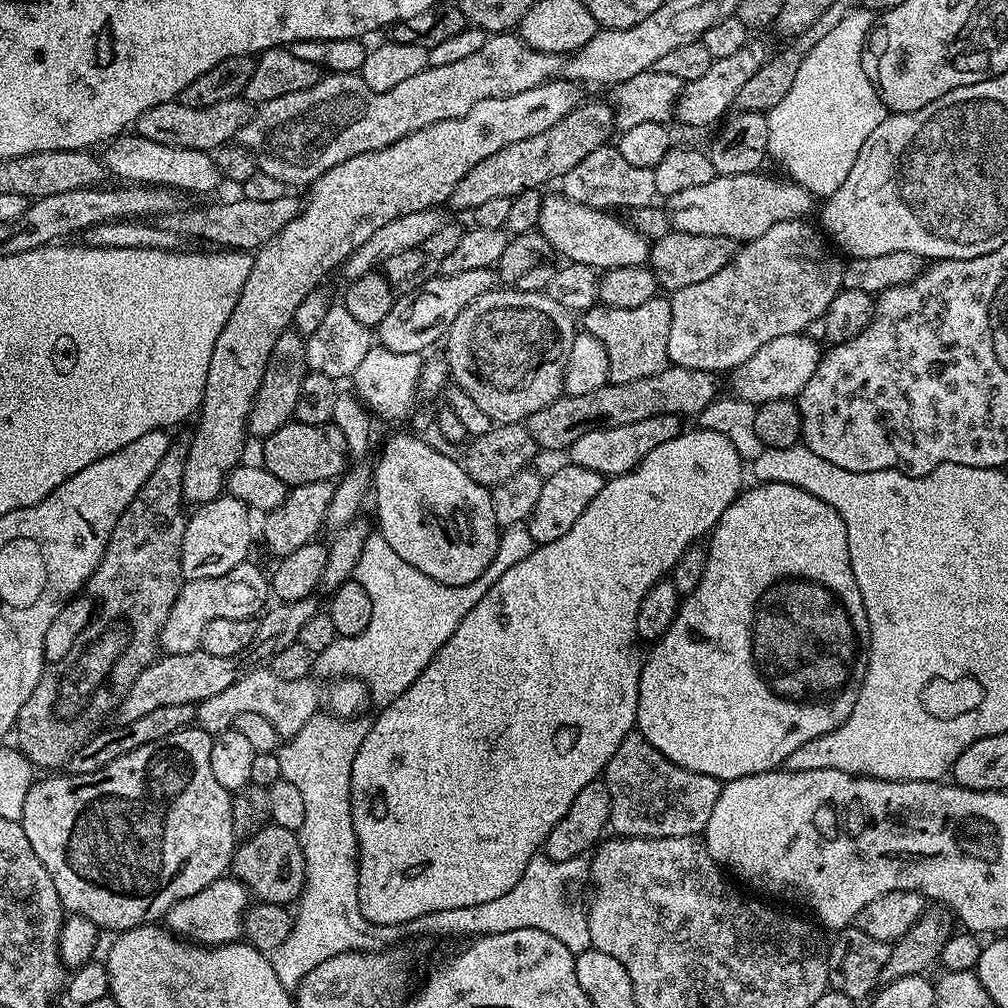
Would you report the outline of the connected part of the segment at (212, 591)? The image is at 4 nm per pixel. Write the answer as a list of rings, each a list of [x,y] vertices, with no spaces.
[[[245,562],[234,566],[234,570],[218,574],[218,578],[185,580],[160,631],[160,648],[167,654],[190,654],[199,649],[202,630],[206,630],[206,625],[214,622],[214,618],[250,620],[263,613],[269,603],[267,600],[270,600],[270,580],[266,572],[252,563]]]

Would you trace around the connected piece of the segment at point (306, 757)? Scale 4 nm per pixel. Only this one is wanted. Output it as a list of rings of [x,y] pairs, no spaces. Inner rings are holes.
[[[317,714],[302,726],[298,734],[287,742],[281,743],[278,749],[280,758],[280,775],[285,780],[294,782],[298,790],[302,790],[302,799],[306,801],[306,822],[302,822],[299,830],[300,845],[306,862],[304,888],[294,908],[294,919],[290,938],[278,946],[278,950],[270,953],[274,966],[274,974],[278,974],[278,982],[289,990],[294,990],[314,970],[314,966],[322,966],[326,958],[334,958],[334,954],[343,952],[365,952],[367,948],[379,947],[382,942],[399,938],[400,932],[394,926],[373,926],[362,914],[358,906],[358,866],[360,848],[356,845],[354,822],[352,821],[352,771],[354,770],[354,754],[358,754],[358,746],[362,746],[362,738],[366,738],[369,721],[364,718],[341,718],[336,714]]]

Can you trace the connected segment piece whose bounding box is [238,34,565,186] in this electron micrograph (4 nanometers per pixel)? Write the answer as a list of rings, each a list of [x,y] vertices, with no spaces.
[[[492,34],[478,54],[451,66],[426,67],[394,90],[370,90],[359,74],[324,74],[310,90],[265,100],[253,111],[250,122],[242,126],[238,140],[254,154],[256,167],[263,175],[265,172],[280,184],[308,186],[346,158],[382,150],[434,122],[462,118],[486,98],[506,98],[522,94],[522,90],[534,90],[534,86],[559,77],[564,61],[561,53],[540,52],[519,35]]]

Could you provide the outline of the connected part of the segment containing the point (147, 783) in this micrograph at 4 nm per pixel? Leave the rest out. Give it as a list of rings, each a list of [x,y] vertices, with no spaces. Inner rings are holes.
[[[189,726],[146,746],[138,746],[138,750],[122,754],[122,758],[114,758],[114,762],[102,766],[102,770],[77,776],[48,774],[45,780],[37,779],[32,783],[30,794],[26,794],[26,806],[22,806],[20,825],[22,830],[26,830],[26,838],[30,838],[30,846],[34,846],[34,854],[38,854],[42,866],[46,866],[65,913],[86,918],[94,922],[97,929],[109,928],[112,934],[119,934],[143,924],[163,921],[175,904],[190,898],[190,894],[198,894],[198,890],[210,886],[210,882],[219,880],[229,871],[238,841],[232,825],[232,796],[218,783],[218,778],[214,778],[214,769],[210,766],[213,739],[213,733],[203,732],[198,726]]]

